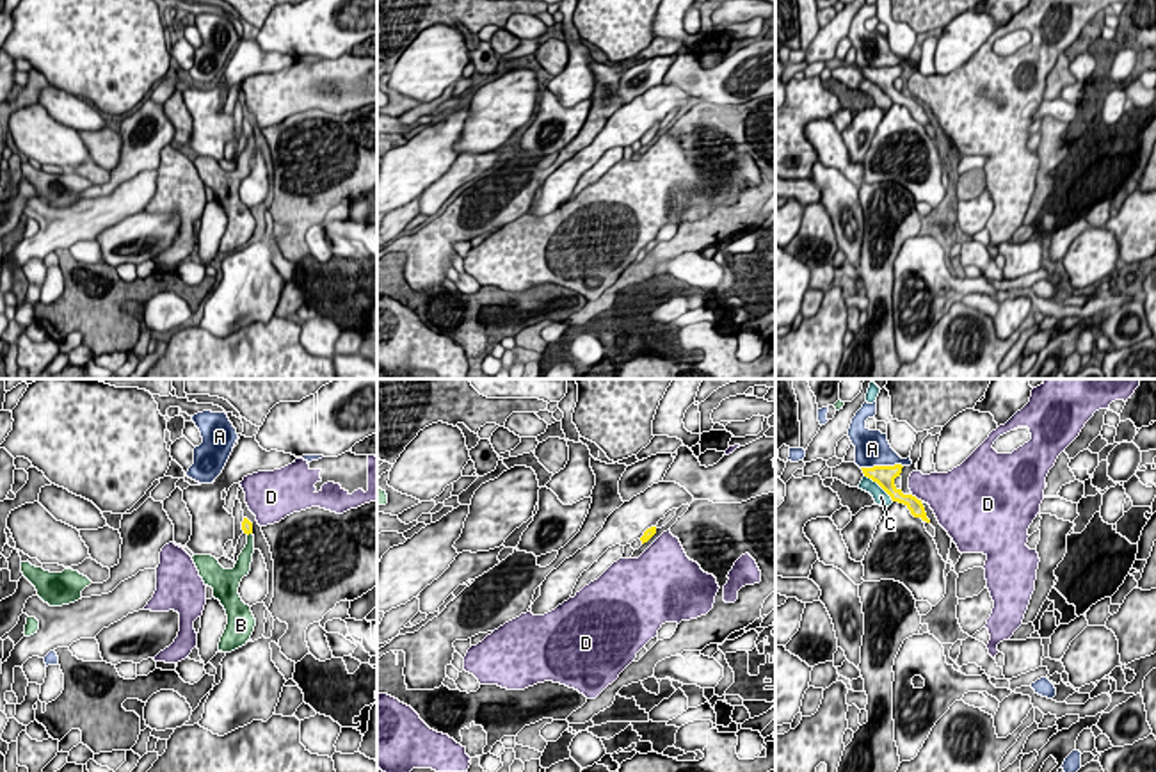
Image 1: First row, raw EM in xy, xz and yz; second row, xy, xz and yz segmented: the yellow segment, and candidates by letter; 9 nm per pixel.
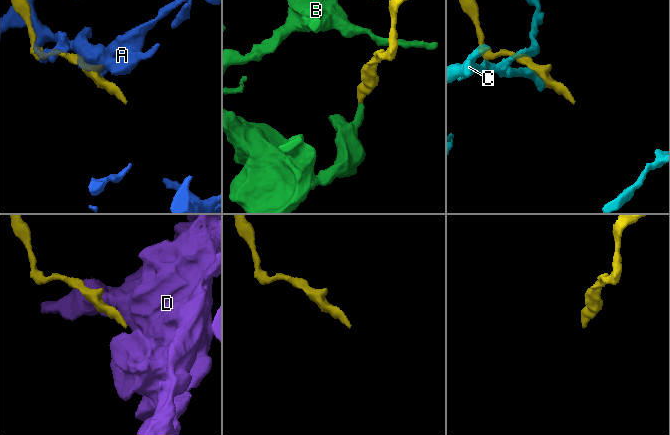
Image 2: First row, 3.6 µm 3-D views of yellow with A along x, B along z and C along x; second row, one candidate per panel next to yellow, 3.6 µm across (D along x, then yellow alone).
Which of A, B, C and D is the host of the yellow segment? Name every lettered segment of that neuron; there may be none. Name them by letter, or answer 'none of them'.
B

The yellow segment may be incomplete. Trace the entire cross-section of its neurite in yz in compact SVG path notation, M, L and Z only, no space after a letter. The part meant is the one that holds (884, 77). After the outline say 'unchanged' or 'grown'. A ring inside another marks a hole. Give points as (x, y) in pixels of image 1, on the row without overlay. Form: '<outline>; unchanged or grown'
M895 66L895 68L861 69L861 71L864 78L877 84L891 98L893 103L903 105L914 119L921 119L923 123L930 125L921 101L918 101L912 96L903 96L902 91L895 87L895 80L900 78L902 69L903 69L902 66Z; unchanged

